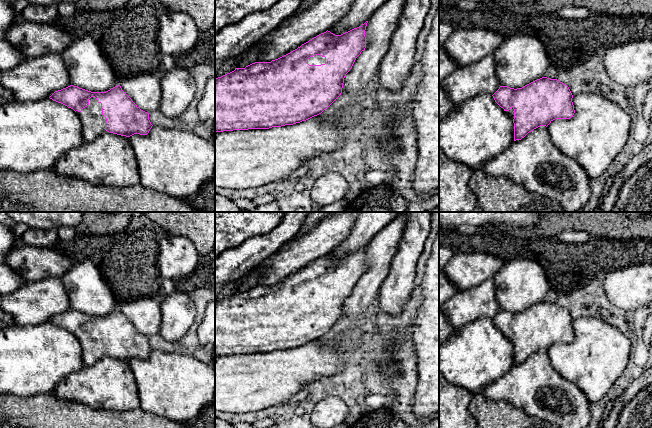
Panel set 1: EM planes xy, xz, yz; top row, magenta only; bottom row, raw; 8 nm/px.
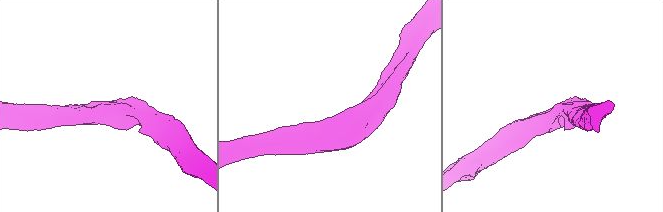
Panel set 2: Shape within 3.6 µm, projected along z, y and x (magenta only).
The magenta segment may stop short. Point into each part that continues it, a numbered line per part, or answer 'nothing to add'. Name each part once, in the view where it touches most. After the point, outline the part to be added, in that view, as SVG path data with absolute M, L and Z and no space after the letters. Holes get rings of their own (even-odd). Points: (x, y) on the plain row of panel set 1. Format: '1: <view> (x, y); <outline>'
1: xy (93, 346); M91 321L89 329L76 337L82 347L84 366L91 366L98 360L107 357L105 354L106 342L102 339L101 327L98 327L95 321Z

